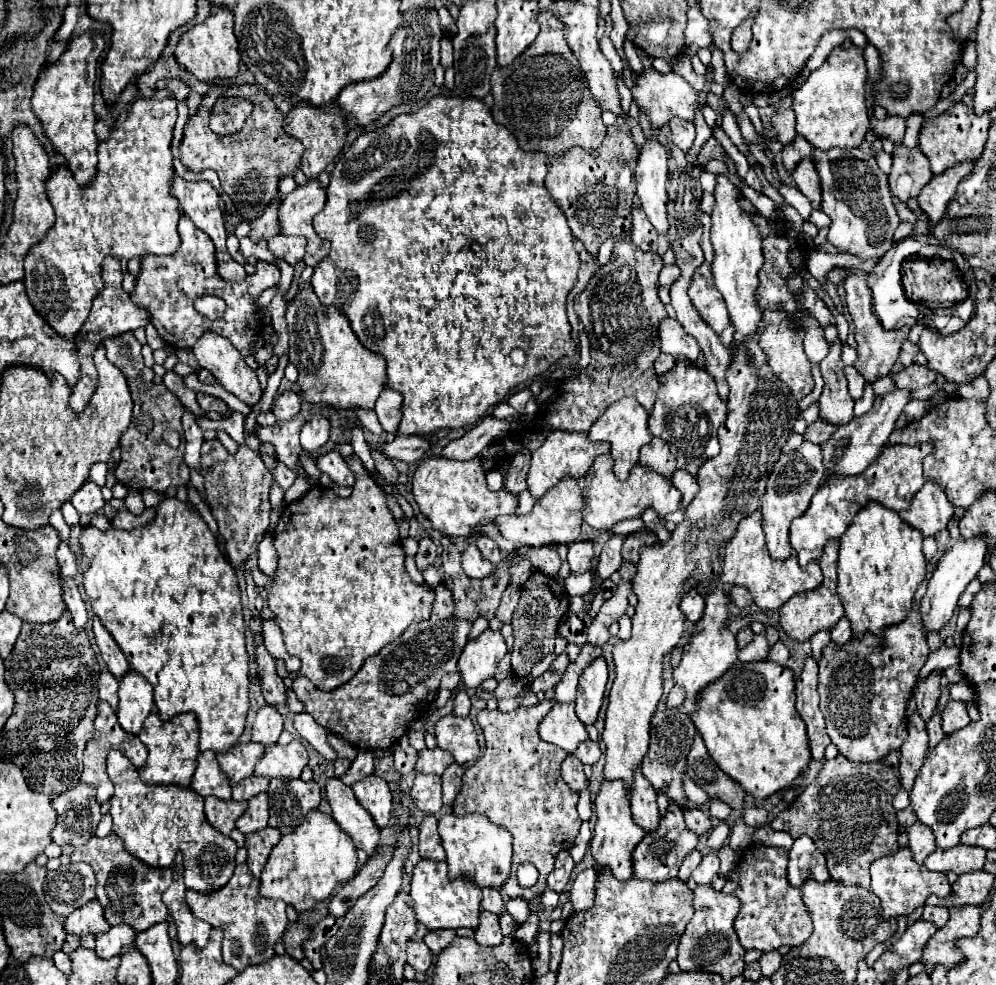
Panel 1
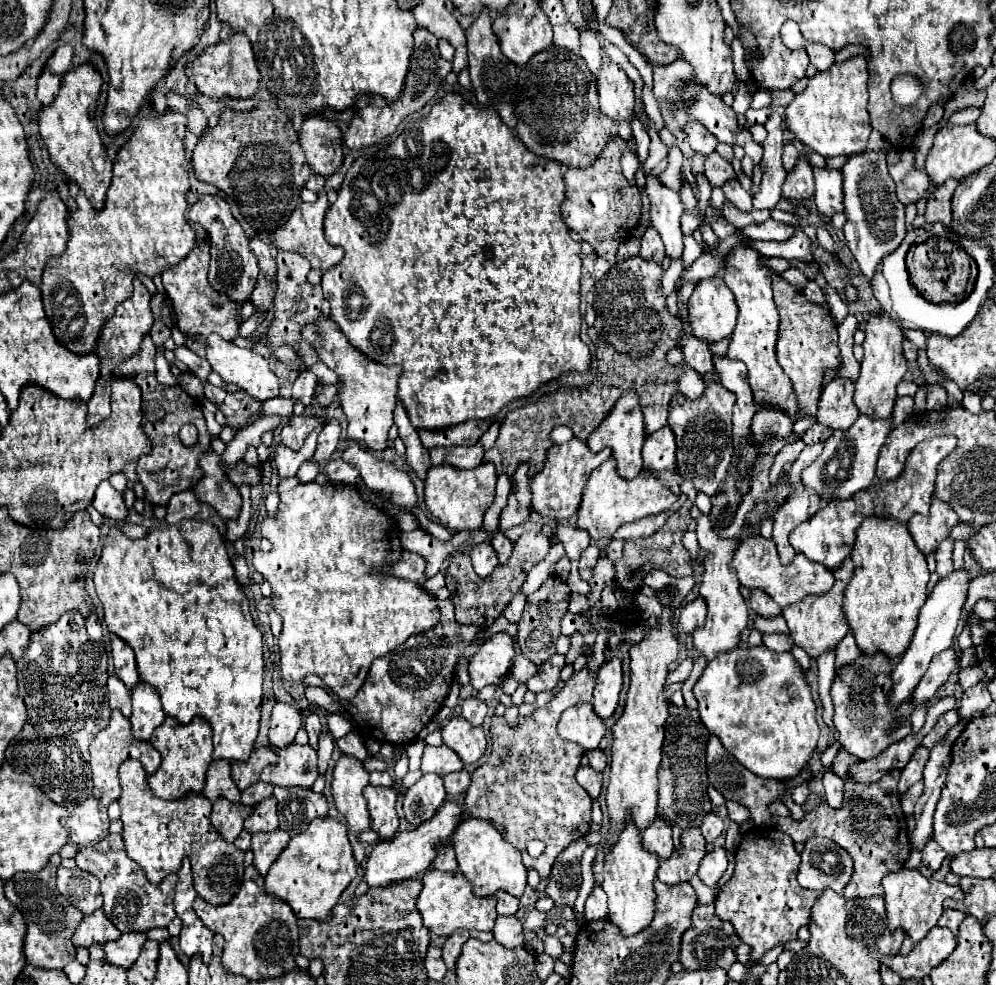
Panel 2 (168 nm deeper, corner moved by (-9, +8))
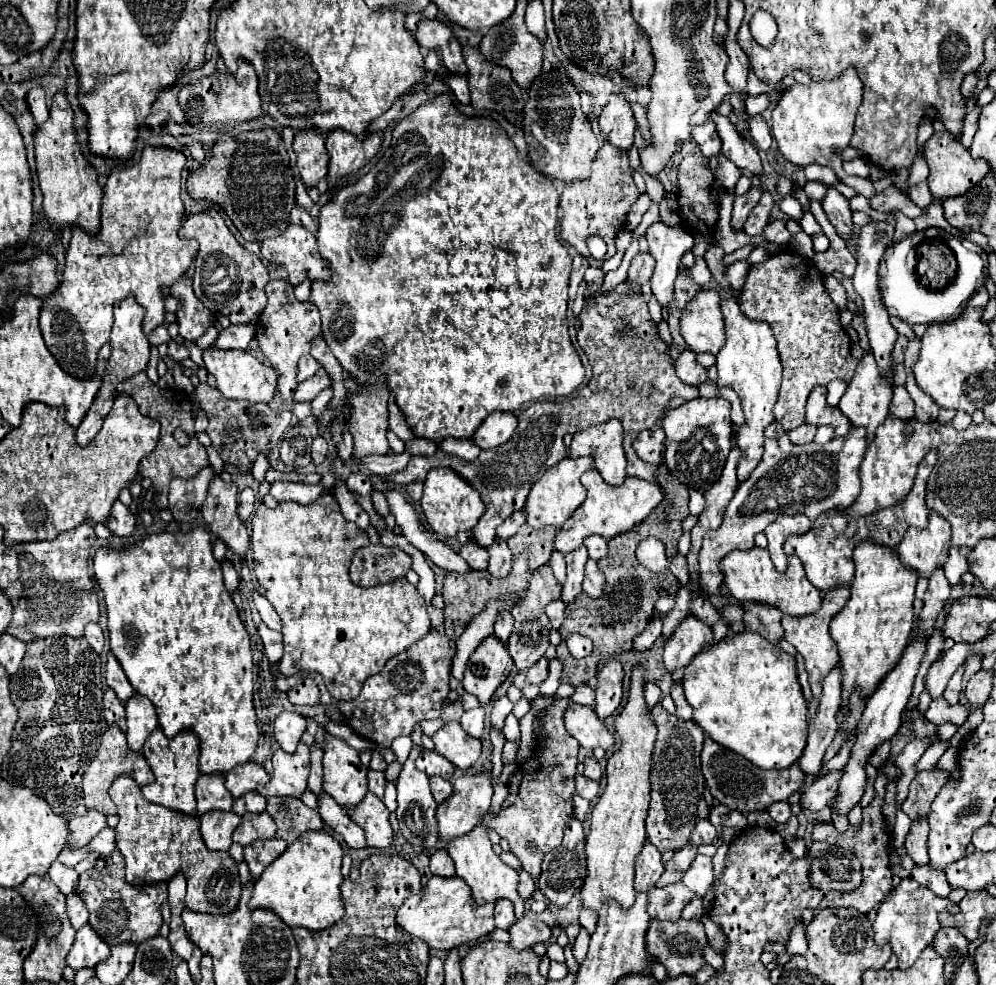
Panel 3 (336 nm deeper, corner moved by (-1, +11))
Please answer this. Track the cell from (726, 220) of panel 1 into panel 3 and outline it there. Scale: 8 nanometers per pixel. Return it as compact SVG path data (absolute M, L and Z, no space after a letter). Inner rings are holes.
M727 299L721 303L723 319L725 319L725 335L727 341L721 347L717 355L717 387L731 387L743 407L745 415L745 425L735 427L735 445L741 449L741 459L737 463L737 479L743 483L751 471L759 465L763 457L763 429L773 423L773 405L777 401L779 385L781 385L781 363L779 363L779 353L775 347L775 337L769 329L769 325L759 323L759 321L749 321L735 299Z

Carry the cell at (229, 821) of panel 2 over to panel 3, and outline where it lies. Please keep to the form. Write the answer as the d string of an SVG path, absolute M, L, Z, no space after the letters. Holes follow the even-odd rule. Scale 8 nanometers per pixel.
M233 811L229 813L205 813L201 815L201 837L209 851L229 851L231 847L231 835L241 823L241 817L237 817Z

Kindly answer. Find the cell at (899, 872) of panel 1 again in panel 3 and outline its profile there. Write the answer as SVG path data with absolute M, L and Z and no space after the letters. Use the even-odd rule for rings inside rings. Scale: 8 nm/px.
M911 877L903 879L901 885L897 885L893 889L893 893L879 905L877 917L873 923L873 931L875 931L873 939L877 945L889 943L893 953L899 959L899 969L909 969L909 967L913 967L913 963L917 961L921 951L933 943L937 931L941 929L937 915L941 911L957 913L957 909L959 909L959 905L955 905L953 901L943 899L943 897L933 897L933 893L929 893L929 889L925 889L923 885L917 885L917 881L913 881Z

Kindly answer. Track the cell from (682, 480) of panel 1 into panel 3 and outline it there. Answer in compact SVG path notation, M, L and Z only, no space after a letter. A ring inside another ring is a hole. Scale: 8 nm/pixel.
M691 491L691 501L689 501L689 511L691 515L698 516L705 507L705 499L699 491Z

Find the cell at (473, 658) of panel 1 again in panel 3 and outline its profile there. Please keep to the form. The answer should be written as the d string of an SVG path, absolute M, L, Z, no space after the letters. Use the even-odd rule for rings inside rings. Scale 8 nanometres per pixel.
M491 635L469 657L463 687L467 693L475 695L481 705L485 705L507 679L511 669L513 659L509 657L507 647Z

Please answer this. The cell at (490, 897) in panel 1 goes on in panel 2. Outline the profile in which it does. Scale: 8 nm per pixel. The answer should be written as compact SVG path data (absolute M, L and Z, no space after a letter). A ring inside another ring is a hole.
M497 892L495 894L497 896L497 914L515 914L517 912L517 908L519 908L519 900L515 898L515 896L511 896L511 894L507 894L507 892Z

